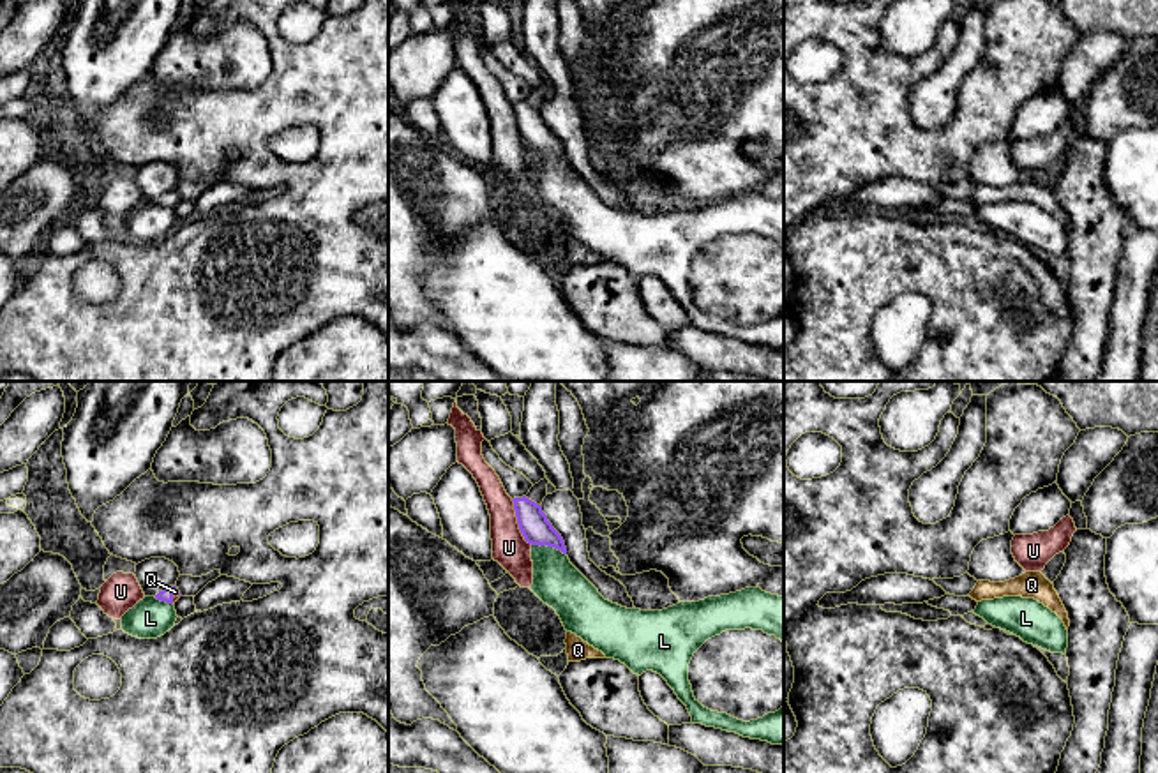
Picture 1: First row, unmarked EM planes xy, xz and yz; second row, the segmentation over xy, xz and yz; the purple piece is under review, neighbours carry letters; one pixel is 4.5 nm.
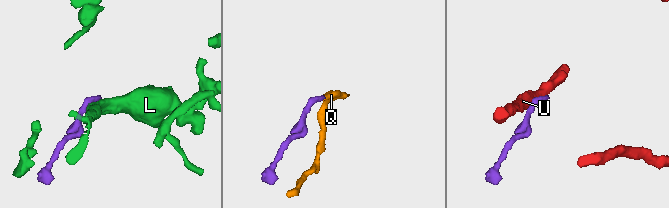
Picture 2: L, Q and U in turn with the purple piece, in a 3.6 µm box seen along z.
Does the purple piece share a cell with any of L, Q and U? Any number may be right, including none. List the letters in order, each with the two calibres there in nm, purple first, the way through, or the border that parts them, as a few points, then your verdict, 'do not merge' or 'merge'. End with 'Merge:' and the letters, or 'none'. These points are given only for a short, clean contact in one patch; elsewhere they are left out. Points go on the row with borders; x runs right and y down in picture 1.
L: 140 nm thick on the purple side, 220 nm on the other; border along xz (532, 544), (553, 546), (565, 555); do not merge
Q: 60 nm thick on the purple side, 30 nm on the other; runs through xy (166, 595), (172, 595), (175, 592); merge
U: 140 nm thick on the purple side, 160 nm on the other; border along xz (511, 500), (518, 528), (532, 544); do not merge
Merge: Q

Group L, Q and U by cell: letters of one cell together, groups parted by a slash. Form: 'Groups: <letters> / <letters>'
Groups: L / Q / U

